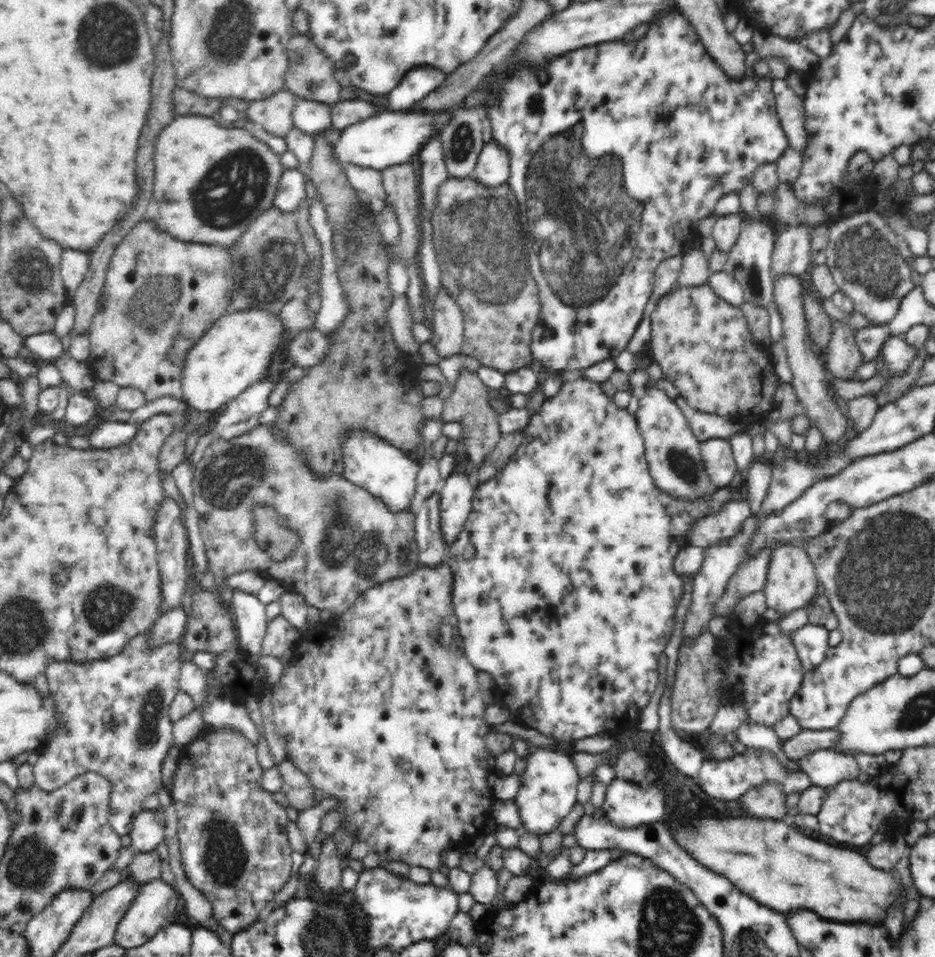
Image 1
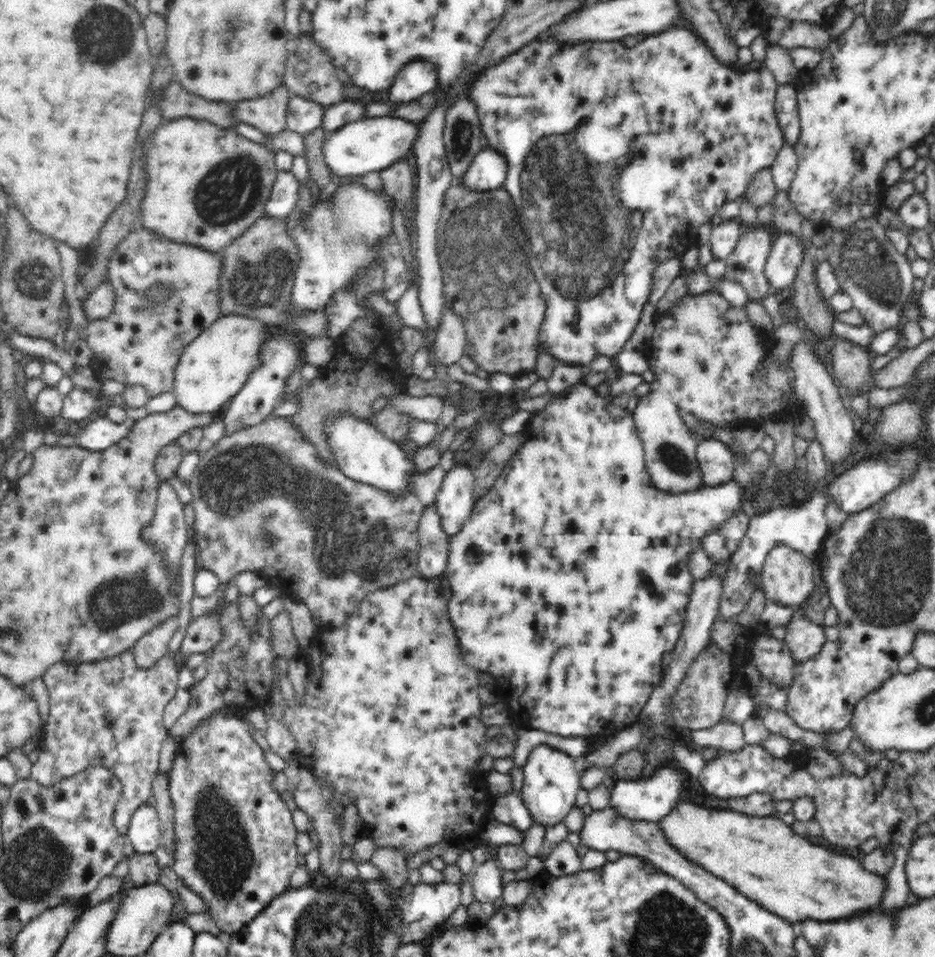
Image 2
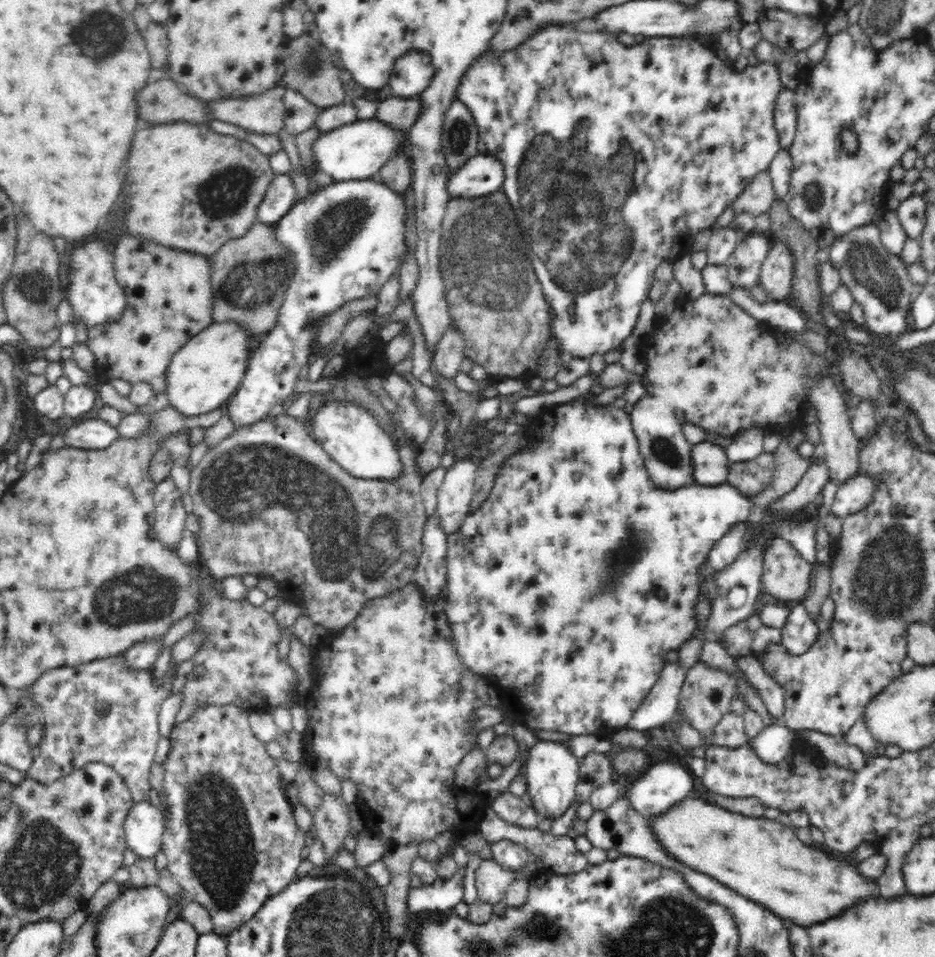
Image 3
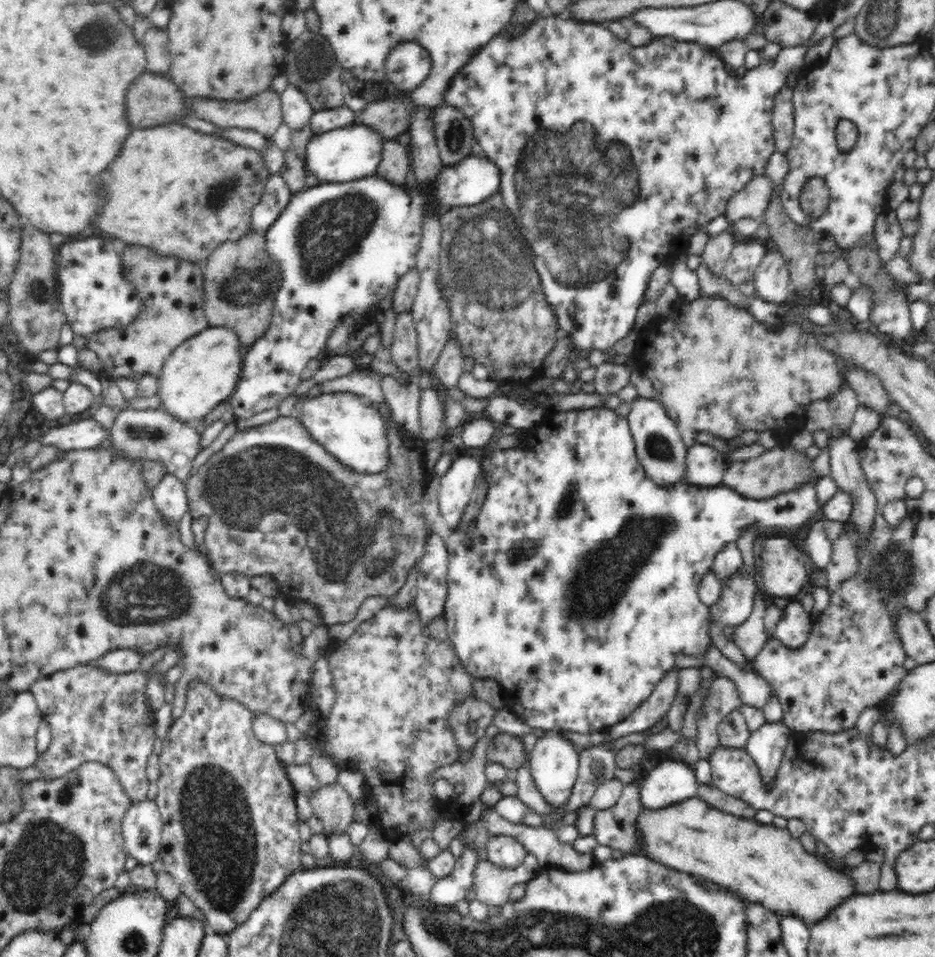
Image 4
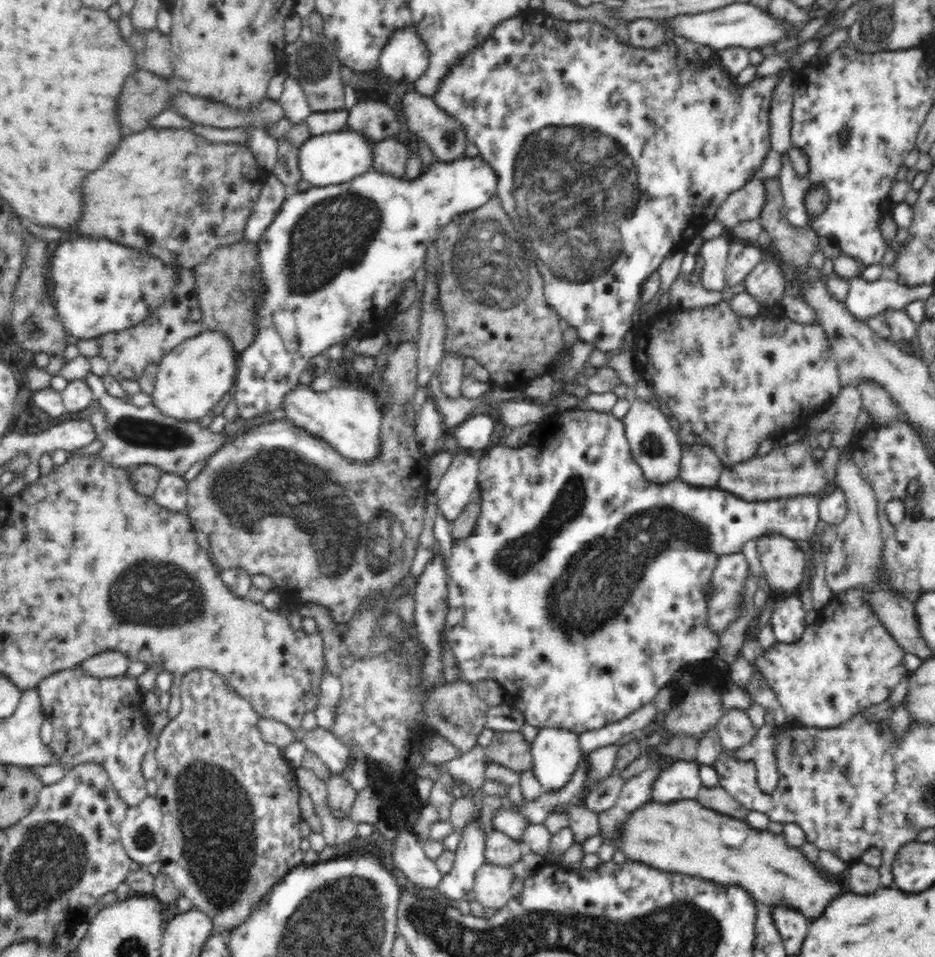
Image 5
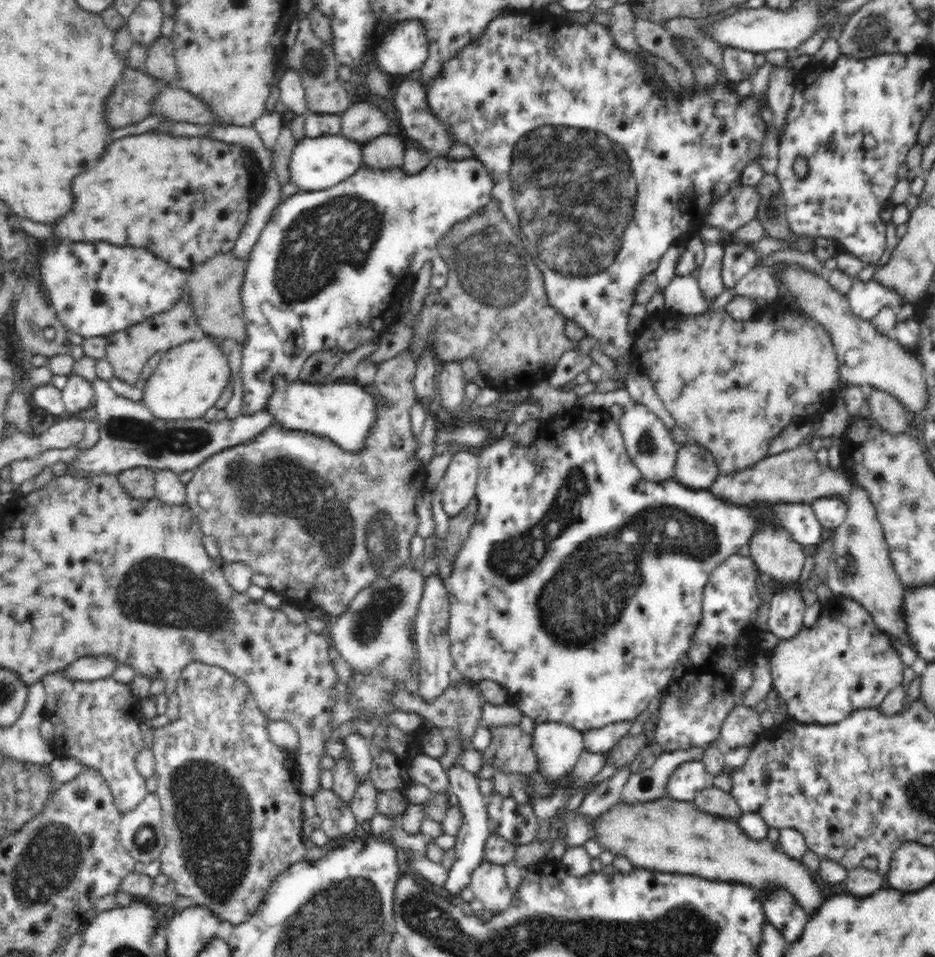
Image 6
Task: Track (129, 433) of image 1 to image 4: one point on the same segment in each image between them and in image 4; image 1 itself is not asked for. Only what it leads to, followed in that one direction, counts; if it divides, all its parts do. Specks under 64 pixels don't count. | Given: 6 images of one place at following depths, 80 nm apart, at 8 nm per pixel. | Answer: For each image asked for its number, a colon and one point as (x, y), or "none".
2: (98, 435)
3: (96, 434)
4: (87, 434)

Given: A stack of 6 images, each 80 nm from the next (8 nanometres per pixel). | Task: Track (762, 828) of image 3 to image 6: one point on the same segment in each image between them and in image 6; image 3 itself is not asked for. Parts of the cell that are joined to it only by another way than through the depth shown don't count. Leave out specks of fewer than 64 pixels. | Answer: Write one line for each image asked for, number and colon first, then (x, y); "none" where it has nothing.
4: (763, 864)
5: (685, 837)
6: (664, 835)

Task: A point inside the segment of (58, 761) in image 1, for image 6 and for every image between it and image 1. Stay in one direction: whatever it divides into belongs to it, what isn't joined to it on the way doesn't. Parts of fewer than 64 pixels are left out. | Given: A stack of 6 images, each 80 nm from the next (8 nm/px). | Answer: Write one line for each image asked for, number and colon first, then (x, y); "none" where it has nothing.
2: (109, 712)
3: (104, 711)
4: (94, 715)
5: (95, 720)
6: (97, 720)

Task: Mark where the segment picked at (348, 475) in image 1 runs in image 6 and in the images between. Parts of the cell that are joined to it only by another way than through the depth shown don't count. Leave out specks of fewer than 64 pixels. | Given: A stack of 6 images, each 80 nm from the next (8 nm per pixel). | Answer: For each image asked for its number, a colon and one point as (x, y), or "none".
2: (363, 454)
3: (349, 434)
4: (355, 434)
5: (348, 419)
6: (344, 412)

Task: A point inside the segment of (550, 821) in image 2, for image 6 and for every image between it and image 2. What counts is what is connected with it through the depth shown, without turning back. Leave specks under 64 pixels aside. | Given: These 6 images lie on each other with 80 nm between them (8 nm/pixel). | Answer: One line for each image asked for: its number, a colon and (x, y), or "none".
3: (552, 771)
4: (554, 761)
5: (556, 755)
6: (558, 747)

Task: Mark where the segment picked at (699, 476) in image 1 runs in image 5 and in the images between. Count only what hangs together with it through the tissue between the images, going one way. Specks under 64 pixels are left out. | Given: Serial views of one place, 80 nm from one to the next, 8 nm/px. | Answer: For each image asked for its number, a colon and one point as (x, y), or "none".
2: (669, 446)
3: (666, 452)
4: (659, 447)
5: (655, 445)

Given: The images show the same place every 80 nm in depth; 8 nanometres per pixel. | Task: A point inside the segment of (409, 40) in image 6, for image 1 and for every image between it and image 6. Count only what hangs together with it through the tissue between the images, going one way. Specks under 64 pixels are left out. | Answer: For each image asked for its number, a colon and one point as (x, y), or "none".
1: (416, 84)
2: (416, 78)
3: (412, 73)
4: (407, 66)
5: (405, 57)

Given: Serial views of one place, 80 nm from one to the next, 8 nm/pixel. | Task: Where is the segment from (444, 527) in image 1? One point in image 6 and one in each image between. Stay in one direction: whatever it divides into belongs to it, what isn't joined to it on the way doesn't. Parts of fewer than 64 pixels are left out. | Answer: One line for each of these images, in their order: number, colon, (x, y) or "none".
2: (455, 499)
3: (455, 494)
4: (455, 490)
5: (456, 486)
6: (457, 487)

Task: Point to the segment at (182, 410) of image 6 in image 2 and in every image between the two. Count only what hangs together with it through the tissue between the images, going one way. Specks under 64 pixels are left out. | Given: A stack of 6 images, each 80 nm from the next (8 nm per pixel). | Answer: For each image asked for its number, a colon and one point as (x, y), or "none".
2: (213, 368)
3: (202, 376)
4: (203, 372)
5: (191, 379)

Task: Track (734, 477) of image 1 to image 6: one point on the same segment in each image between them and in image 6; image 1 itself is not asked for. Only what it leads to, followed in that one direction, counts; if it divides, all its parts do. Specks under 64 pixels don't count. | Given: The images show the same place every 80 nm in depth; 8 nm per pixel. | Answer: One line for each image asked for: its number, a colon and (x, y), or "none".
2: (716, 461)
3: (711, 467)
4: (705, 466)
5: (699, 466)
6: (695, 468)

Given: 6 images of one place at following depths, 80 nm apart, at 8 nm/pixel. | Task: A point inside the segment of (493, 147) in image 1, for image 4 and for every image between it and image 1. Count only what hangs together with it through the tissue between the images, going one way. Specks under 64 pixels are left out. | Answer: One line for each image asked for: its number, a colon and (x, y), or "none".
2: (488, 169)
3: (483, 174)
4: (341, 247)

